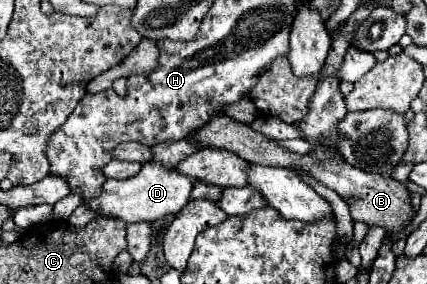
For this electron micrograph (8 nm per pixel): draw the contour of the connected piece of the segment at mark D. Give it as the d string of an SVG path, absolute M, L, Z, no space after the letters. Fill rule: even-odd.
M161 162L143 164L141 172L127 180L107 180L103 184L103 194L91 202L87 202L101 216L121 218L127 224L131 222L153 222L169 214L177 214L183 204L191 200L195 178L179 174L175 168L165 168Z

